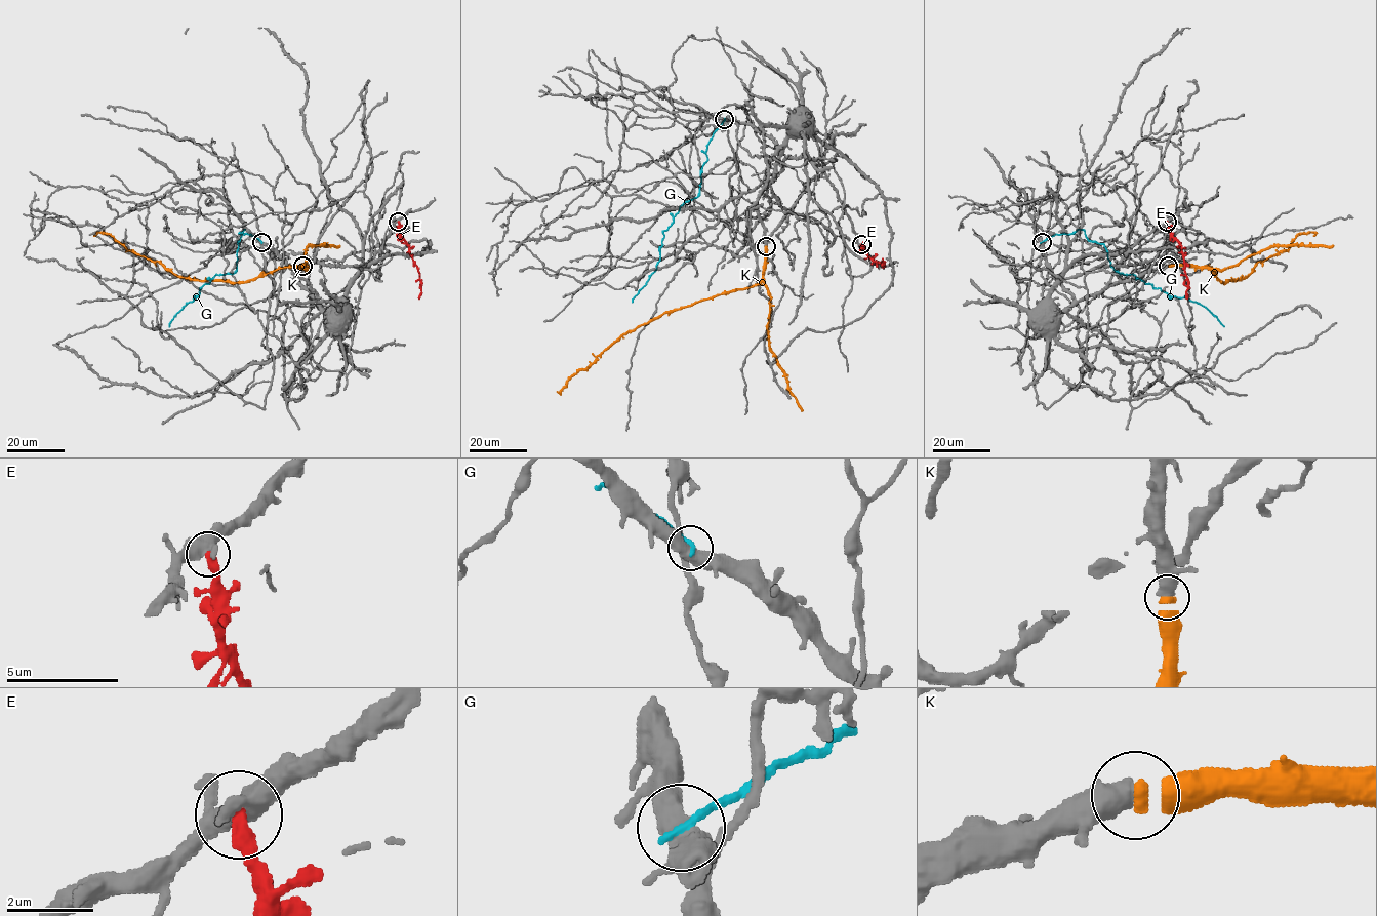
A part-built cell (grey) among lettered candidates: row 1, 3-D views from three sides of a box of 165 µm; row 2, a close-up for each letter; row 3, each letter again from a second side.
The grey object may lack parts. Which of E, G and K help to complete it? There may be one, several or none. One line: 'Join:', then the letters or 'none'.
Join: K

